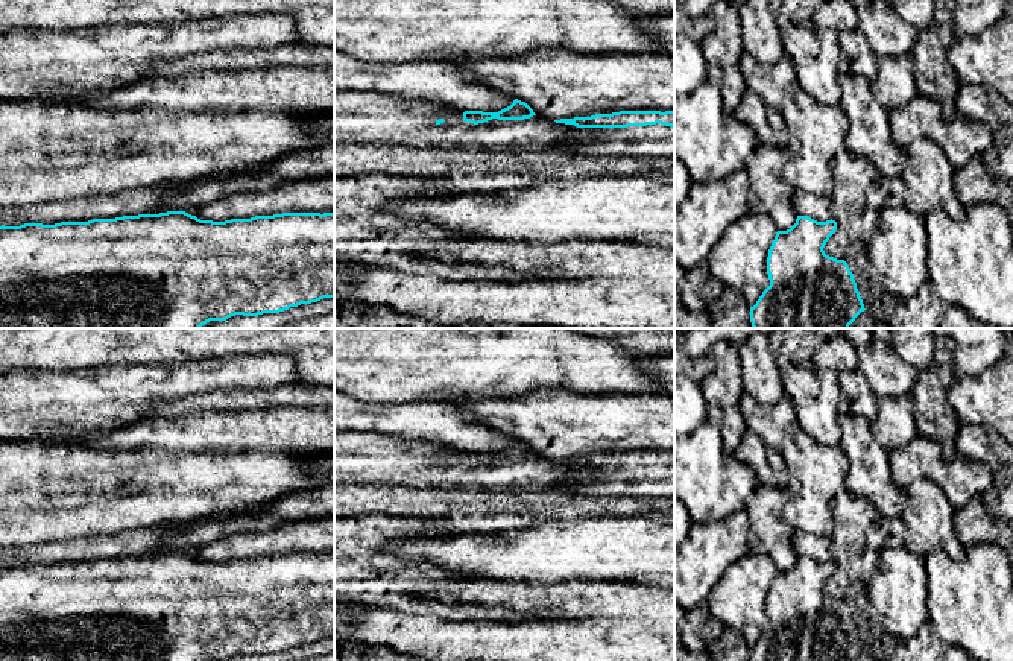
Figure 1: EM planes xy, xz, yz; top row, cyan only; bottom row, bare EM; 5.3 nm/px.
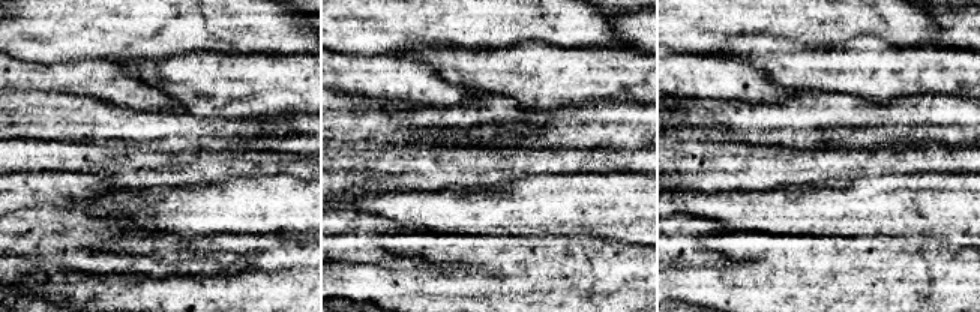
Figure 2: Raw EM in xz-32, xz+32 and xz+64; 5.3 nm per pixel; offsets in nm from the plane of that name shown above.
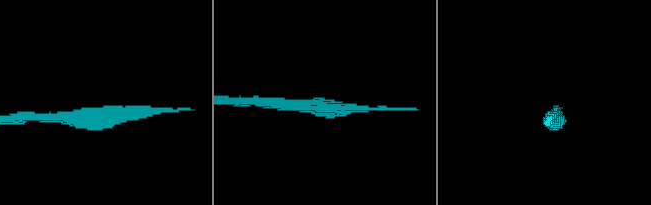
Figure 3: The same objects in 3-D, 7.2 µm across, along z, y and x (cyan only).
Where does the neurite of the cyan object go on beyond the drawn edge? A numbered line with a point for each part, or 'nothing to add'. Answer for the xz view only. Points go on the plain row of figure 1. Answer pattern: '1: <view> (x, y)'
1: xz (653, 480)

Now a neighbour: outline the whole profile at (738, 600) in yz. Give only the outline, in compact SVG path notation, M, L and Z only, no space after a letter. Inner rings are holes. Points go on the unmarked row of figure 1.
M749 552L726 570L706 599L714 617L738 632L749 647L770 626L767 597L776 573L770 558Z

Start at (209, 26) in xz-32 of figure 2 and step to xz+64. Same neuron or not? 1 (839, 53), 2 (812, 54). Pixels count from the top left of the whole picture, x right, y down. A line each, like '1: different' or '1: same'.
1: different
2: different

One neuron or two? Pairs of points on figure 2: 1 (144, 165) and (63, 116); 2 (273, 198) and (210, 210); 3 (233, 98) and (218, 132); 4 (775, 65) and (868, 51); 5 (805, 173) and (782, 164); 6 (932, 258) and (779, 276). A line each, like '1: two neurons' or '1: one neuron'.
1: two neurons
2: one neuron
3: two neurons
4: one neuron
5: one neuron
6: one neuron

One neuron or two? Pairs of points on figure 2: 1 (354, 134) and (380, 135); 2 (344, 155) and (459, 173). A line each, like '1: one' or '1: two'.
1: one
2: one

